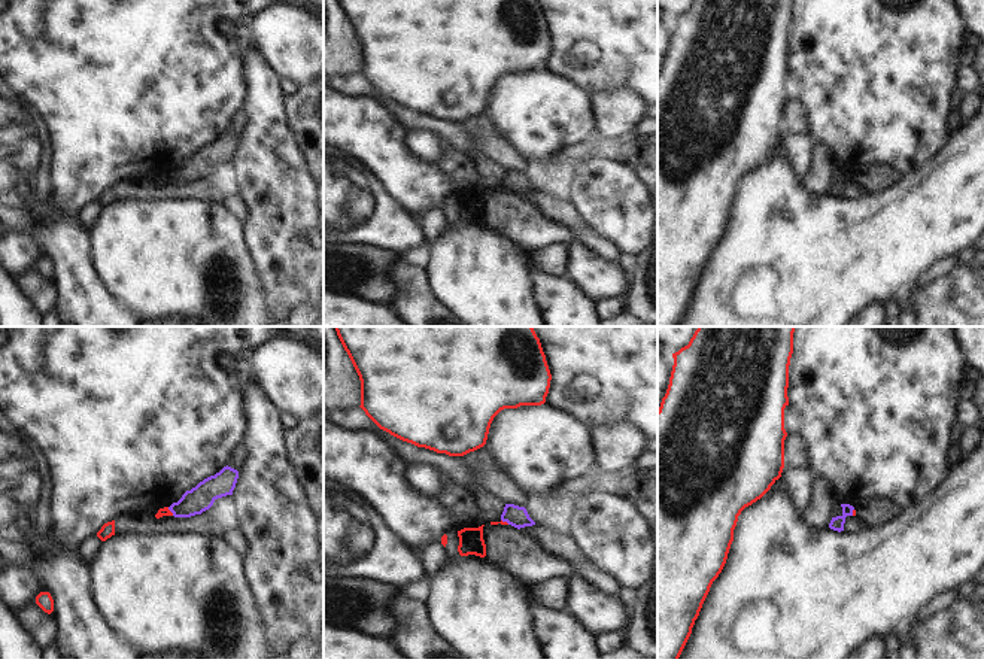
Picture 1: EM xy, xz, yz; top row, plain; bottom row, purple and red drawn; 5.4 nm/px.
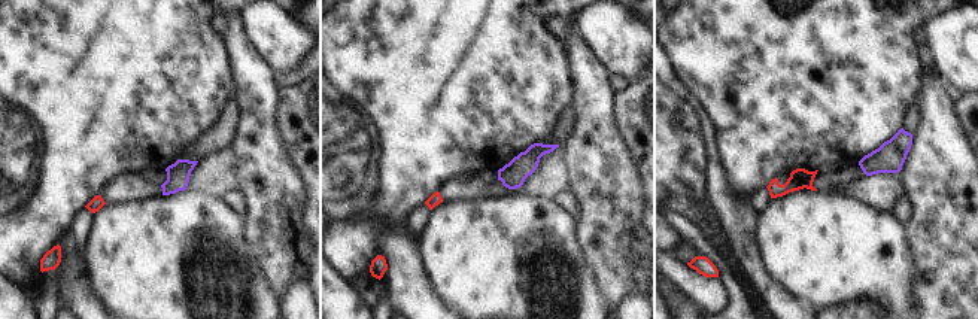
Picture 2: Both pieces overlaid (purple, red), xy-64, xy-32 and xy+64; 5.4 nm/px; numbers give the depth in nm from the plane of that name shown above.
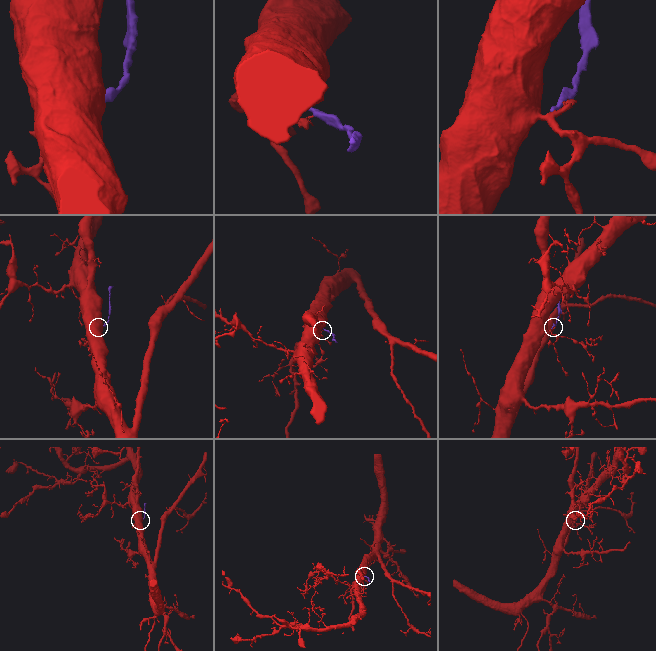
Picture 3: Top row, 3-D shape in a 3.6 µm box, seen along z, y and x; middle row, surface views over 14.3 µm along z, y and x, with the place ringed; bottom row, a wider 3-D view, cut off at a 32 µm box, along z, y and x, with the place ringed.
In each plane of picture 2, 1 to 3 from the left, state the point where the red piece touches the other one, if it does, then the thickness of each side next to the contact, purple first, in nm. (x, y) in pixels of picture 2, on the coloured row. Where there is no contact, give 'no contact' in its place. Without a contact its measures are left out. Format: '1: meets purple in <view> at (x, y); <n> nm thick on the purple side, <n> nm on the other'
1: no contact
2: no contact
3: no contact

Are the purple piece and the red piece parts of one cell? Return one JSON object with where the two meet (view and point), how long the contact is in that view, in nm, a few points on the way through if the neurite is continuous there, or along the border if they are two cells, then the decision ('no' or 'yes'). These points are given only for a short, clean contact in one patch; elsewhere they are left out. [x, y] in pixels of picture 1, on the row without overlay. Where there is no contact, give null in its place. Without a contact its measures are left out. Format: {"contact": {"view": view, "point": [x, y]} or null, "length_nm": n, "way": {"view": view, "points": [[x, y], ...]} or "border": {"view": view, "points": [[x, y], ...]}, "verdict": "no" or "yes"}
{"contact": {"view": "xy", "point": [170, 176]}, "length_nm": 60, "border": {"view": "xy", "points": [[167, 173], [173, 181]]}, "verdict": "no"}

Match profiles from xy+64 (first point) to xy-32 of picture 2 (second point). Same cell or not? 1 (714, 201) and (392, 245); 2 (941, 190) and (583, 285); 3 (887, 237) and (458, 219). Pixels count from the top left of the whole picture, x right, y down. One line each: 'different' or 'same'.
1: same
2: different
3: same

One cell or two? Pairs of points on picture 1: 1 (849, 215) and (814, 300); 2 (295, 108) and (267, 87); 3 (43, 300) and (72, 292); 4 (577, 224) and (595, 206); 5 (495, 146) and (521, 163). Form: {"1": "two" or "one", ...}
{"1": "one", "2": "two", "3": "two", "4": "two", "5": "one"}

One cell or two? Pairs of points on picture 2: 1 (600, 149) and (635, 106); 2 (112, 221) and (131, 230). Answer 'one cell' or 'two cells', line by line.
1: two cells
2: one cell

